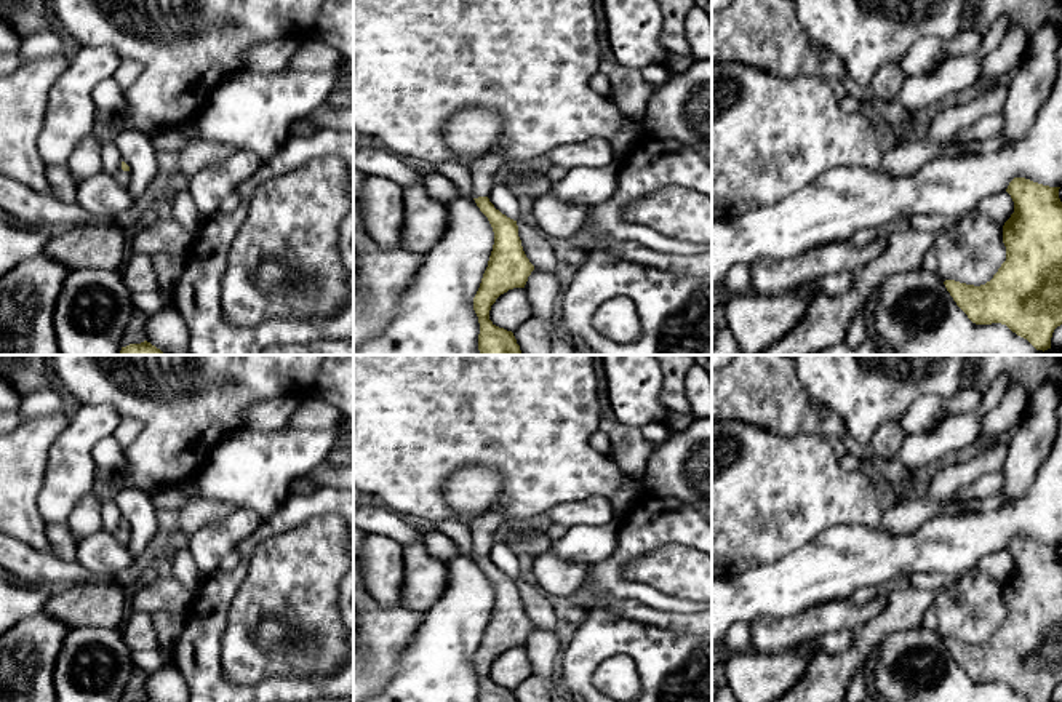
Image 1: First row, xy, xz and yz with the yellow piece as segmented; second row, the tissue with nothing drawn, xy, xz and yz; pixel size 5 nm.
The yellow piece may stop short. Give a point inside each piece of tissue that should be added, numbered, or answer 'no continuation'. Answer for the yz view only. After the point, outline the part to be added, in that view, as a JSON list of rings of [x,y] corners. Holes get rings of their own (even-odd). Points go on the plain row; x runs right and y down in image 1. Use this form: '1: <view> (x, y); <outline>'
no continuation

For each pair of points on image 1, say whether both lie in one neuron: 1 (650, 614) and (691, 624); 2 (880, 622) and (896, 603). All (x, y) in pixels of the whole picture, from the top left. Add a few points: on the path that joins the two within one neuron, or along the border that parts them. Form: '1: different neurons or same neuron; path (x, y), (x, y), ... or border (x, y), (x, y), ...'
1: same neuron; path (659, 618), (682, 622)
2: same neuron; path (885, 618), (894, 608)

